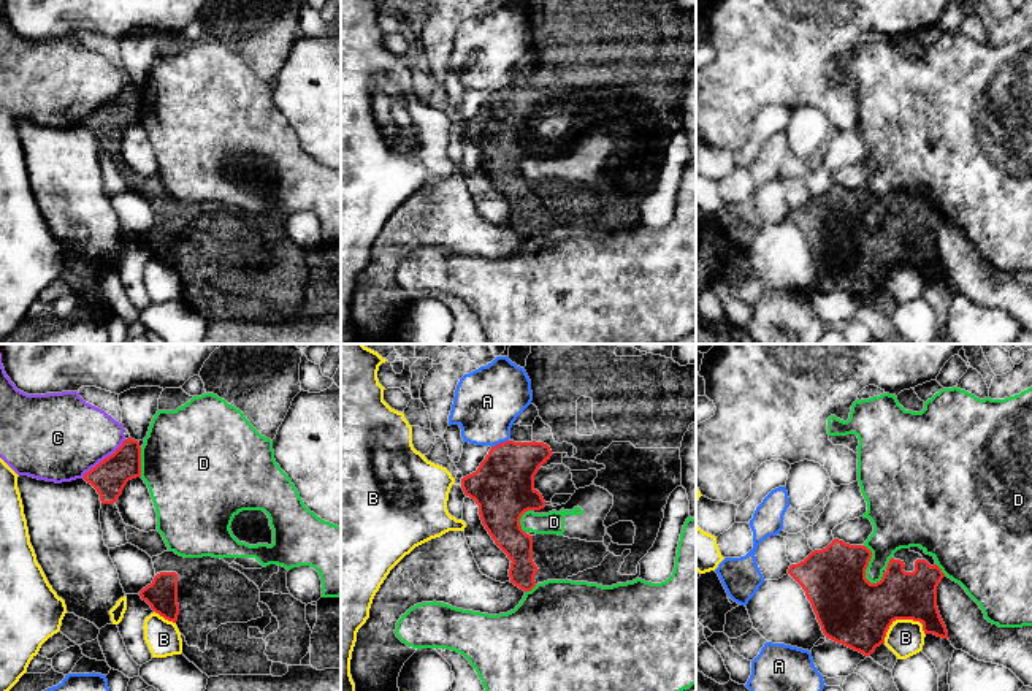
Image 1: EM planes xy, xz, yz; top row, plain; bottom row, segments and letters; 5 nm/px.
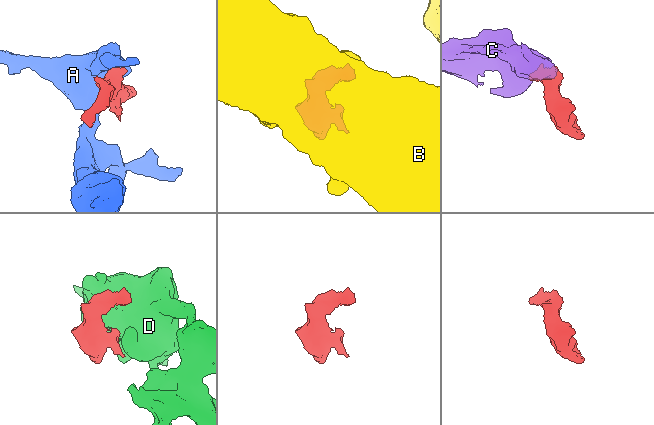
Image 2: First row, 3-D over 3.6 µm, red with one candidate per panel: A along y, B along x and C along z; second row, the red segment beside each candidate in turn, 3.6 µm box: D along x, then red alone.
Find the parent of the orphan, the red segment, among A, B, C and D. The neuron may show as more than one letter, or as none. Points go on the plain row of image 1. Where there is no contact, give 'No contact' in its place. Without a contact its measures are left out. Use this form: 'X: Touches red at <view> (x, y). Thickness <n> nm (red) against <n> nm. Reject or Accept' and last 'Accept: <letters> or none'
A: Touches red at xz (501, 87). Thickness 320 nm (red) against 340 nm. Reject
B: Touches red at yz (898, 263). Thickness 340 nm (red) against 190 nm. Reject
C: Touches red at xy (105, 103). Thickness 180 nm (red) against 440 nm. Reject
D: Touches red at yz (867, 209). Thickness 340 nm (red) against 240 nm. Reject
Accept: none

